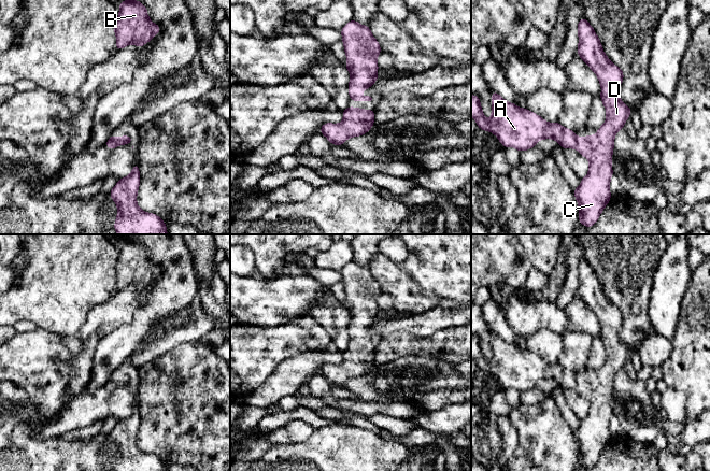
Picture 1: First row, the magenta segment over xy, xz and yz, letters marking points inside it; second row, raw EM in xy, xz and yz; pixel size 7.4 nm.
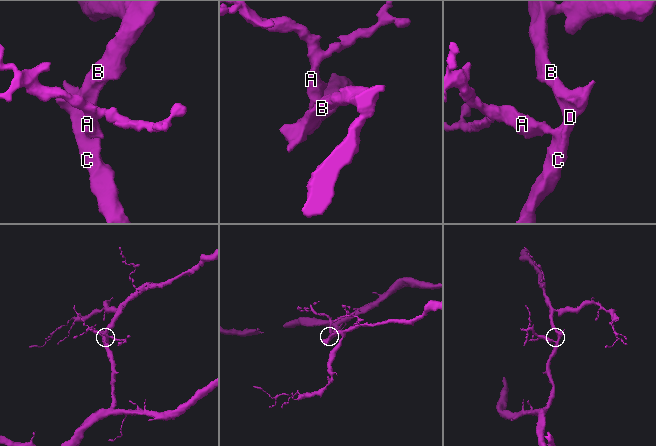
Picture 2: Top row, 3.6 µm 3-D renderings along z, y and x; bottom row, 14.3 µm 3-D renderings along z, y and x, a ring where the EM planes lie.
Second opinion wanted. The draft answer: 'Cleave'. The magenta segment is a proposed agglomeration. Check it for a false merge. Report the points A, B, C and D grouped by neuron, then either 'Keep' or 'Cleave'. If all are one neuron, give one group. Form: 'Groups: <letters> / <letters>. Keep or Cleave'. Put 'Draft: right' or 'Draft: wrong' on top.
Draft: wrong
Groups: A B C D. Keep

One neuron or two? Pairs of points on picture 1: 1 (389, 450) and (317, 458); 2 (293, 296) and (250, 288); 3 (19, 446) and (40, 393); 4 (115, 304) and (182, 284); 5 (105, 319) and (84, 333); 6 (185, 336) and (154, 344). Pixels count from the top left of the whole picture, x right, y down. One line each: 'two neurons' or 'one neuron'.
1: one neuron
2: one neuron
3: two neurons
4: two neurons
5: one neuron
6: one neuron

